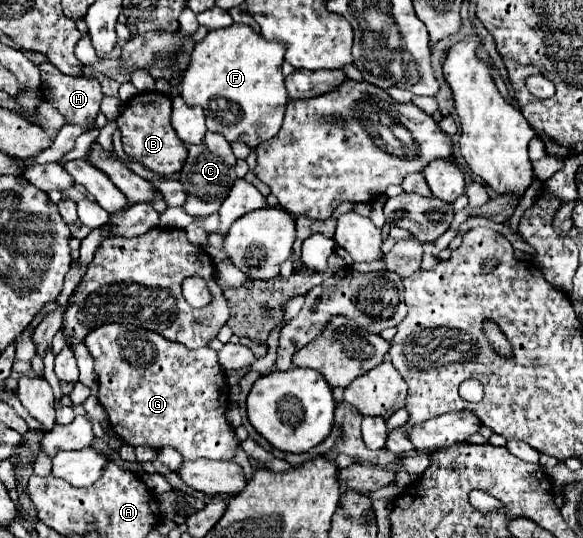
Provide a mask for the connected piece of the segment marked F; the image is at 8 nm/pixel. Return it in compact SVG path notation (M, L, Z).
M248 25L212 29L194 45L190 63L182 77L182 99L186 105L200 105L206 111L208 131L220 133L226 141L242 141L252 149L272 139L282 125L288 95L284 91L284 47L266 41Z

